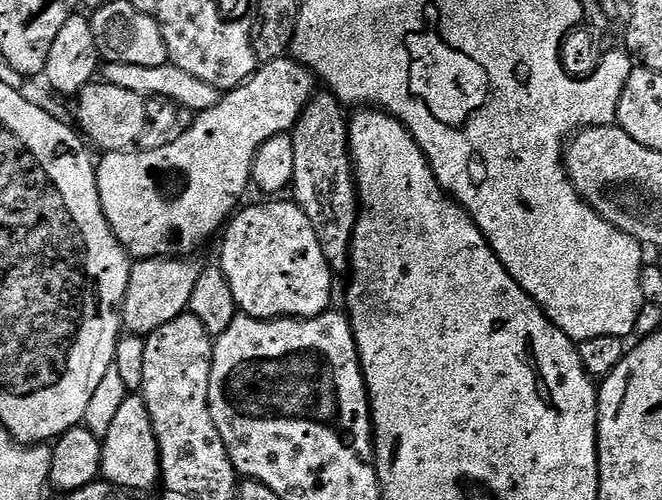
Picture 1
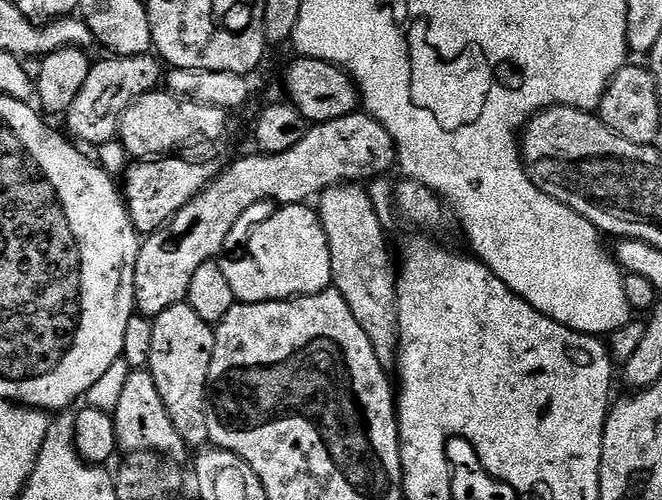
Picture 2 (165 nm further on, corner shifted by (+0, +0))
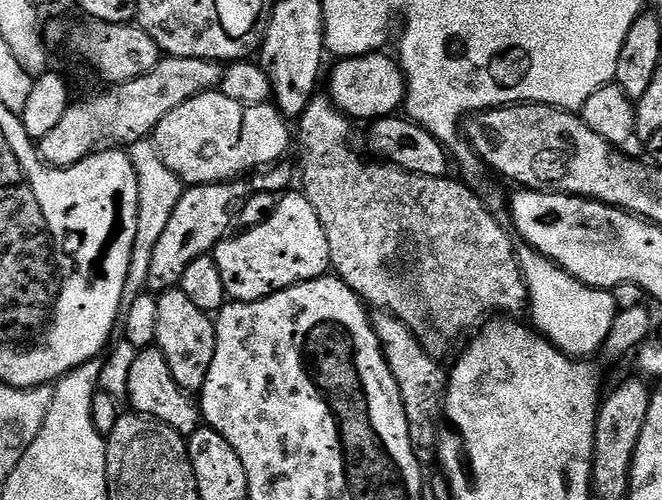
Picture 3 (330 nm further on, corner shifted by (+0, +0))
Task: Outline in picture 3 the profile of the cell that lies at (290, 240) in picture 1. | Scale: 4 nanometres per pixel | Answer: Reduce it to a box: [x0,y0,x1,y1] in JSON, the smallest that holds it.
[214,191,330,304]

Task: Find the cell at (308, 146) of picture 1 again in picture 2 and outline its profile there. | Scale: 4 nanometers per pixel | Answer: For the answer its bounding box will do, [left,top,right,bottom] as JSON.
[318,182,400,370]

